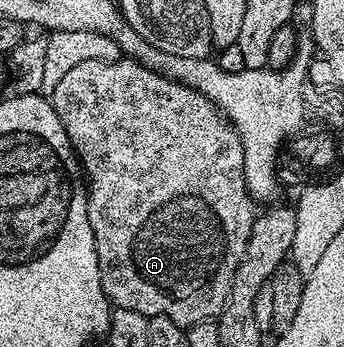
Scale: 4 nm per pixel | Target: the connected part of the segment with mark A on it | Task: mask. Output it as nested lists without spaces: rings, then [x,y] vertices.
[[[90,59],[68,71],[51,96],[55,111],[67,131],[77,160],[81,162],[84,180],[87,182],[87,219],[95,235],[95,251],[99,259],[99,271],[103,291],[118,309],[139,311],[145,317],[166,317],[175,324],[188,327],[200,321],[220,318],[231,291],[231,279],[235,279],[235,267],[239,267],[241,257],[251,235],[255,216],[255,202],[249,196],[243,175],[243,145],[233,124],[217,106],[212,105],[198,89],[172,81],[162,73],[143,67],[138,61],[96,61]]]

